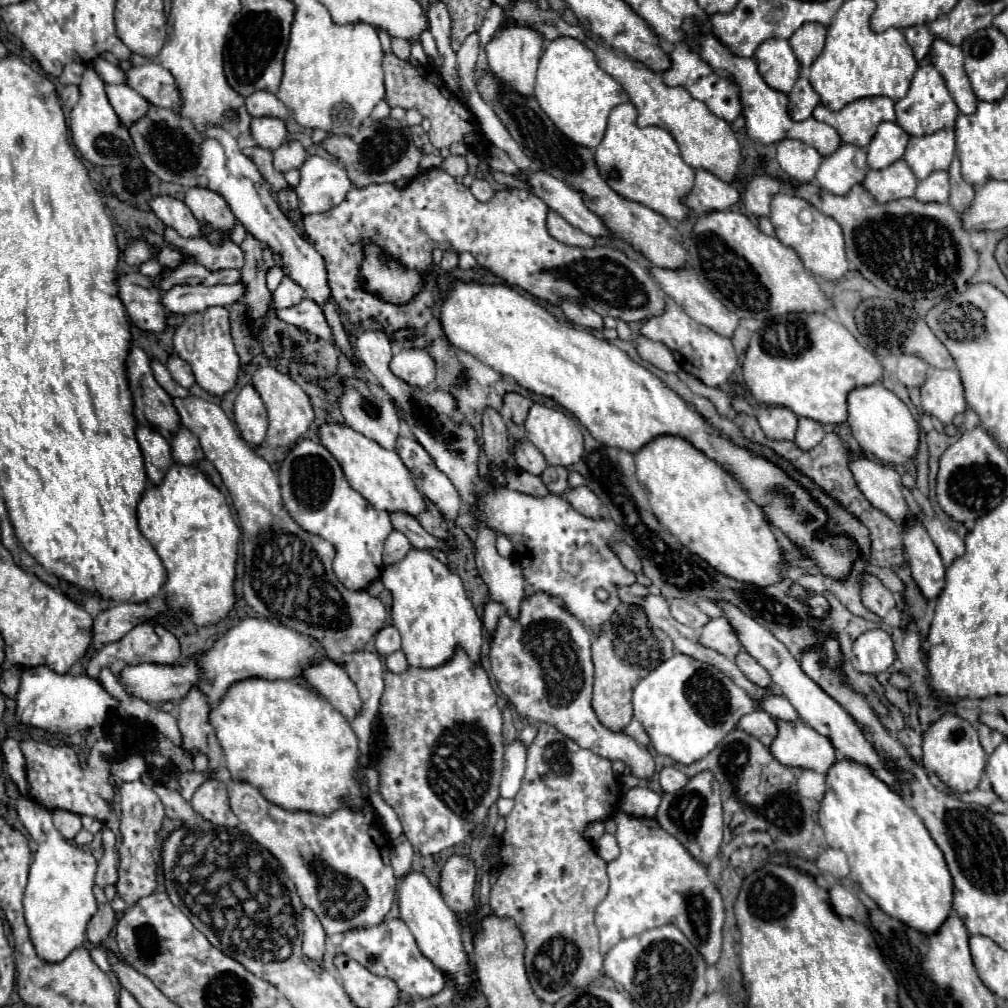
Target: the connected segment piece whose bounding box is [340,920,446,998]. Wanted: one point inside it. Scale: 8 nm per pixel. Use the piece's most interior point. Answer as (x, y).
(389, 949)

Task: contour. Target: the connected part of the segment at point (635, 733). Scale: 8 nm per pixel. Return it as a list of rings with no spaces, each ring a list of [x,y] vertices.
[[[634,718],[626,728],[624,728],[624,732],[628,734],[628,736],[632,736],[638,744],[642,744],[642,746],[648,746],[650,744],[650,738],[648,738],[648,734],[646,734],[646,730],[642,728],[642,724]]]

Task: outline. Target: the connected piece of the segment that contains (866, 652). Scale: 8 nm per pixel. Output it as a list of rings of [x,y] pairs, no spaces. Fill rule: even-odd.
[[[880,628],[864,632],[854,642],[852,662],[858,672],[866,672],[866,674],[884,672],[894,662],[894,658],[896,654],[892,648],[892,640]]]

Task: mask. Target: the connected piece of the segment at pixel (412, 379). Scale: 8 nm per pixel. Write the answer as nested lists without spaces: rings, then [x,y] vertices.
[[[422,348],[400,350],[390,360],[390,370],[410,386],[430,386],[434,382],[434,360]]]

